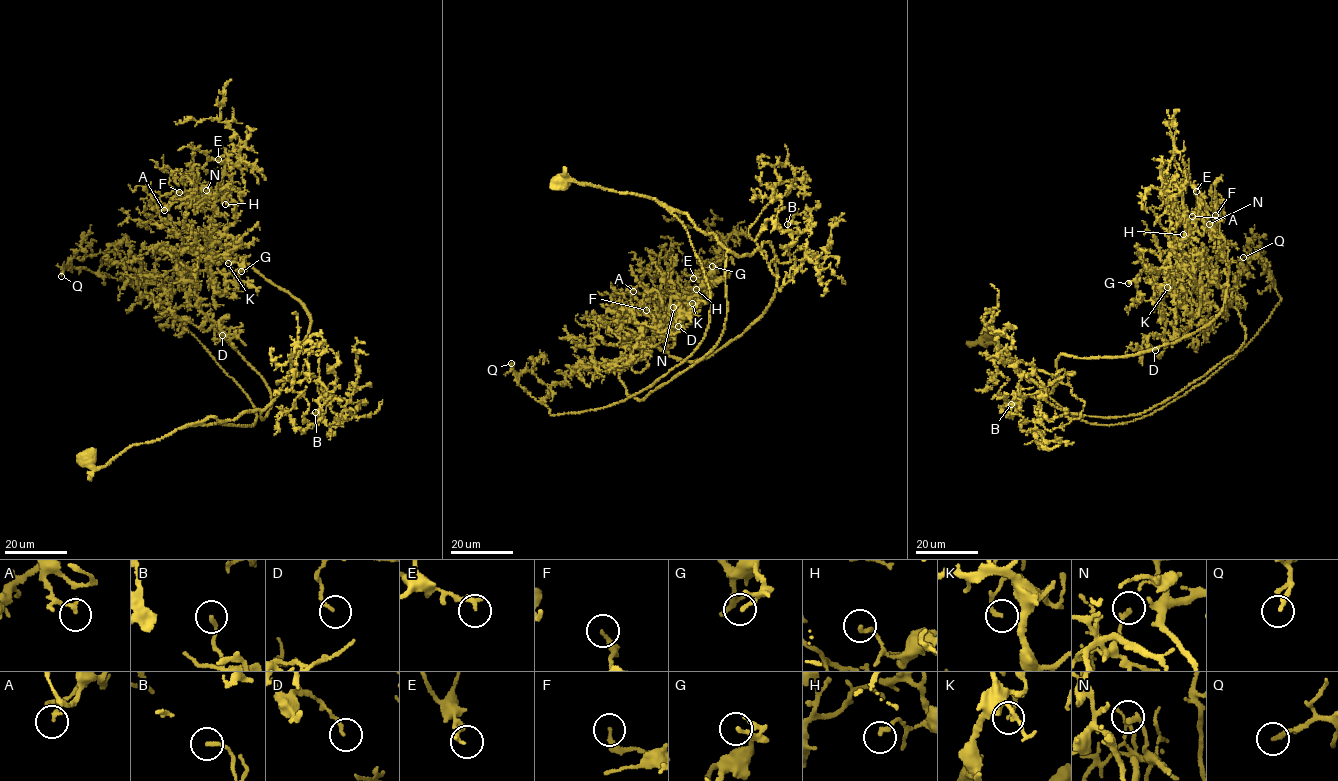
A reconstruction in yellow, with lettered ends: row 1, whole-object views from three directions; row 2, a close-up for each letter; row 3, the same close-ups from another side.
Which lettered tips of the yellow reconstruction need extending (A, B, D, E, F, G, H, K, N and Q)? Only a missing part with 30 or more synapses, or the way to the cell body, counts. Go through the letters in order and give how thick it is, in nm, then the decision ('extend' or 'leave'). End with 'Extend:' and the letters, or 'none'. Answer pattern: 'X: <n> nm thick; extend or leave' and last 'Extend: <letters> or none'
A: 180 nm thick; leave
B: 170 nm thick; leave
D: 140 nm thick; leave
E: 180 nm thick; leave
F: 240 nm thick; leave
G: 170 nm thick; leave
H: 190 nm thick; leave
K: 170 nm thick; leave
N: 130 nm thick; leave
Q: 200 nm thick; extend
Extend: Q

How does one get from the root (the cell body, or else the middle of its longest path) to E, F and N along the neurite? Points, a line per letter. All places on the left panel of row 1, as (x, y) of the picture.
E: (86, 457), (266, 408), (304, 341), (303, 304), (209, 235), (218, 159)
F: (86, 457), (102, 468), (266, 408), (308, 332), (303, 304), (209, 235), (209, 199), (179, 192)
N: (86, 457), (102, 468), (131, 445), (266, 408), (304, 341), (311, 319), (303, 304), (209, 235), (206, 190)

